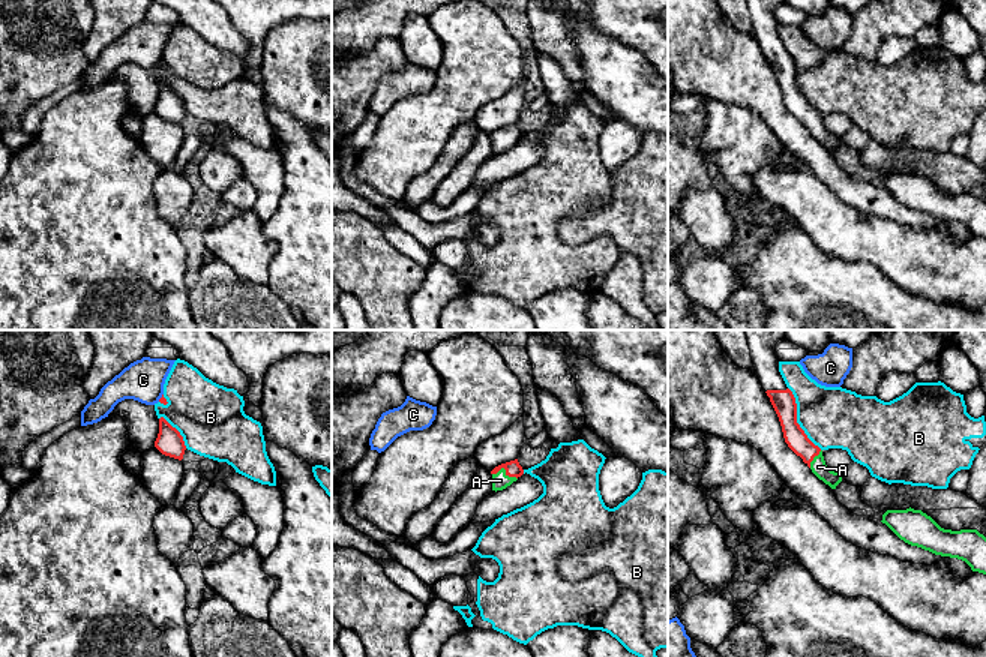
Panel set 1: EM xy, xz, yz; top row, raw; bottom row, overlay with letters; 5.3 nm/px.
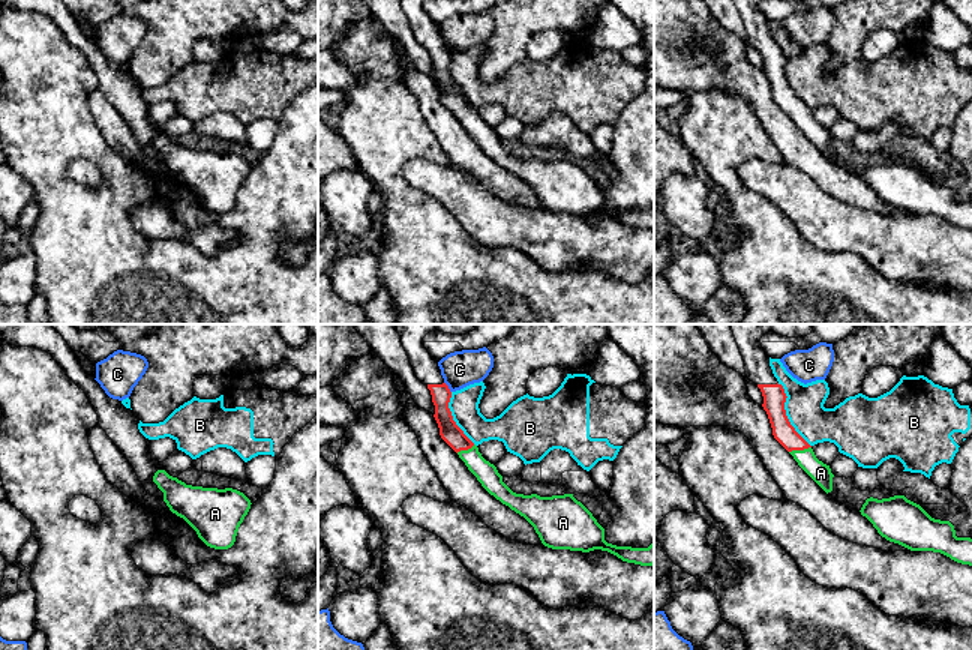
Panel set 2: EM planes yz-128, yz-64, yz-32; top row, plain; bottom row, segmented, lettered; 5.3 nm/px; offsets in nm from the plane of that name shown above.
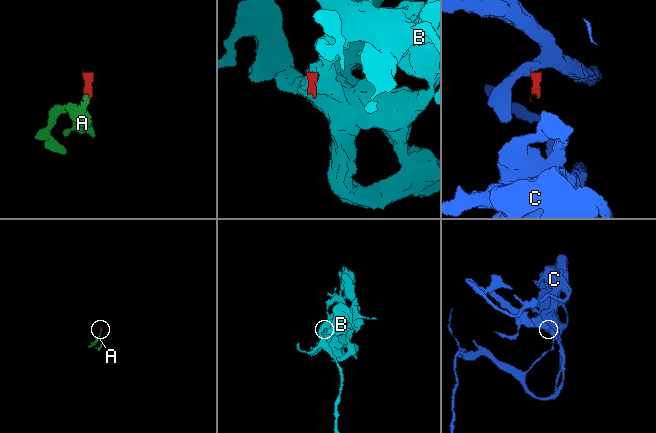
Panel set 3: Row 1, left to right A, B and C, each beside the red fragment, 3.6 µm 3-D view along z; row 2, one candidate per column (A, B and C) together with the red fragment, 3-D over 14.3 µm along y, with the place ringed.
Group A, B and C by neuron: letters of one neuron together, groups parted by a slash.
A / B / C

